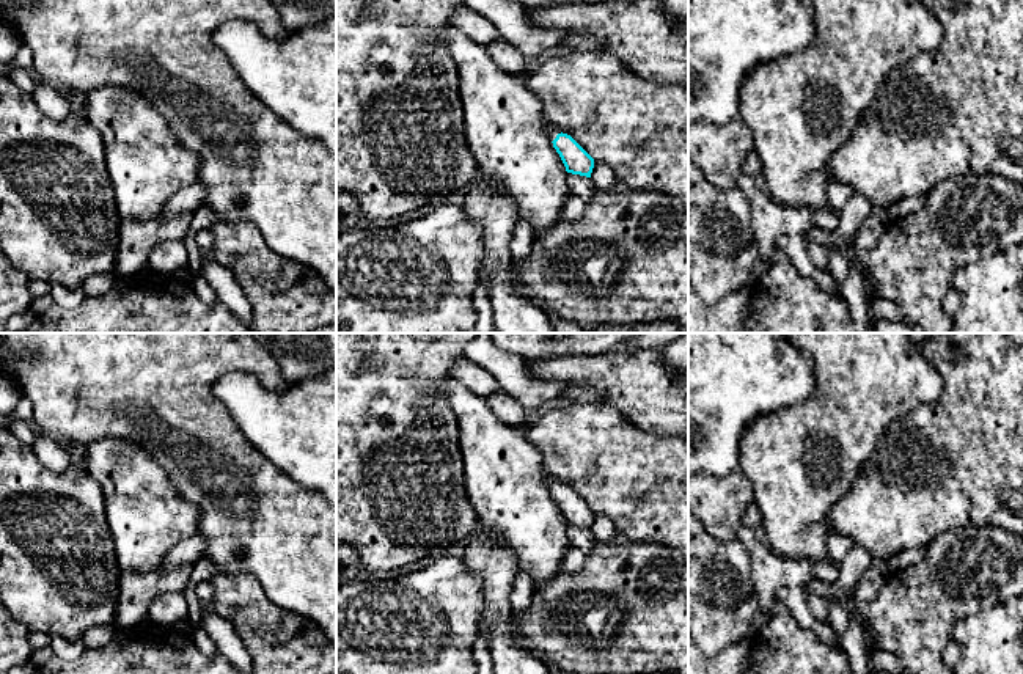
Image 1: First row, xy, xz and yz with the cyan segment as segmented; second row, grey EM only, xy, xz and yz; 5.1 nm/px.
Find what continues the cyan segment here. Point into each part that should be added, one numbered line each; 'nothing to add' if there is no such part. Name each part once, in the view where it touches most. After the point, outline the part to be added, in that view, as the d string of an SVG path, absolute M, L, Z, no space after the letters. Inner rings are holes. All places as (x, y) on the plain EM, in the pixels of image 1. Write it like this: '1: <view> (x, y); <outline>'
1: xz (549, 479); M548 473L544 474L544 482L550 493L553 493L556 490L556 487L561 485L561 482Z

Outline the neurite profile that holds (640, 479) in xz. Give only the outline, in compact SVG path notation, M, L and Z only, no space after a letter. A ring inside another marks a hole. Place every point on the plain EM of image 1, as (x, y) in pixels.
M600 402L574 404L569 407L548 407L544 412L531 415L530 423L523 427L528 440L537 448L542 456L545 473L552 474L563 485L570 487L594 512L611 518L618 533L633 542L660 542L680 553L688 564L688 440L680 437L657 435L643 430L614 407L602 405Z

